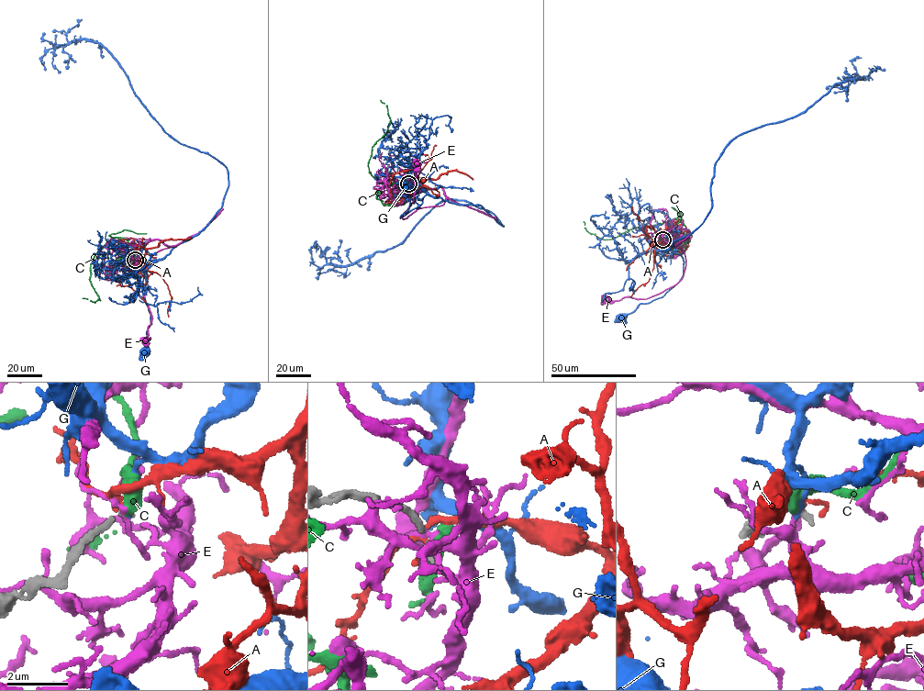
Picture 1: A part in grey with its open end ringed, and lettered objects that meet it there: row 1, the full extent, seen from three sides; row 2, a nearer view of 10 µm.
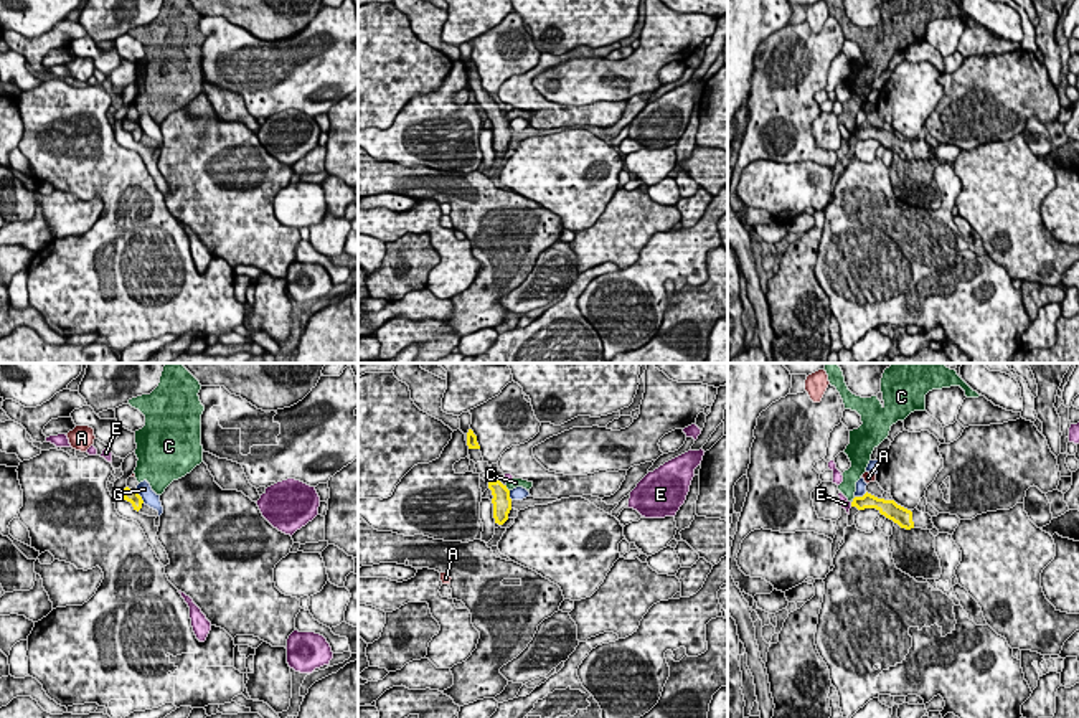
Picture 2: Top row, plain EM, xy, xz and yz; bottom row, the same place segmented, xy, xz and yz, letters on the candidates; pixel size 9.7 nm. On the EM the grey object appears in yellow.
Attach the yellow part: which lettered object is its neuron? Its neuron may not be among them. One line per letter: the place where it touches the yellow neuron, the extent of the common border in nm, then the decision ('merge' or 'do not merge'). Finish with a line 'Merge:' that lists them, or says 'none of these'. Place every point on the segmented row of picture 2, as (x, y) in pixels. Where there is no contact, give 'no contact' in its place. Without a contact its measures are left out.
A: no contact | do not merge
C: xz (507, 489) | 70 nm | do not merge
E: yz (852, 504) | 50 nm | do not merge
G: xy (141, 497) | 150 nm | do not merge
Merge: none of these

